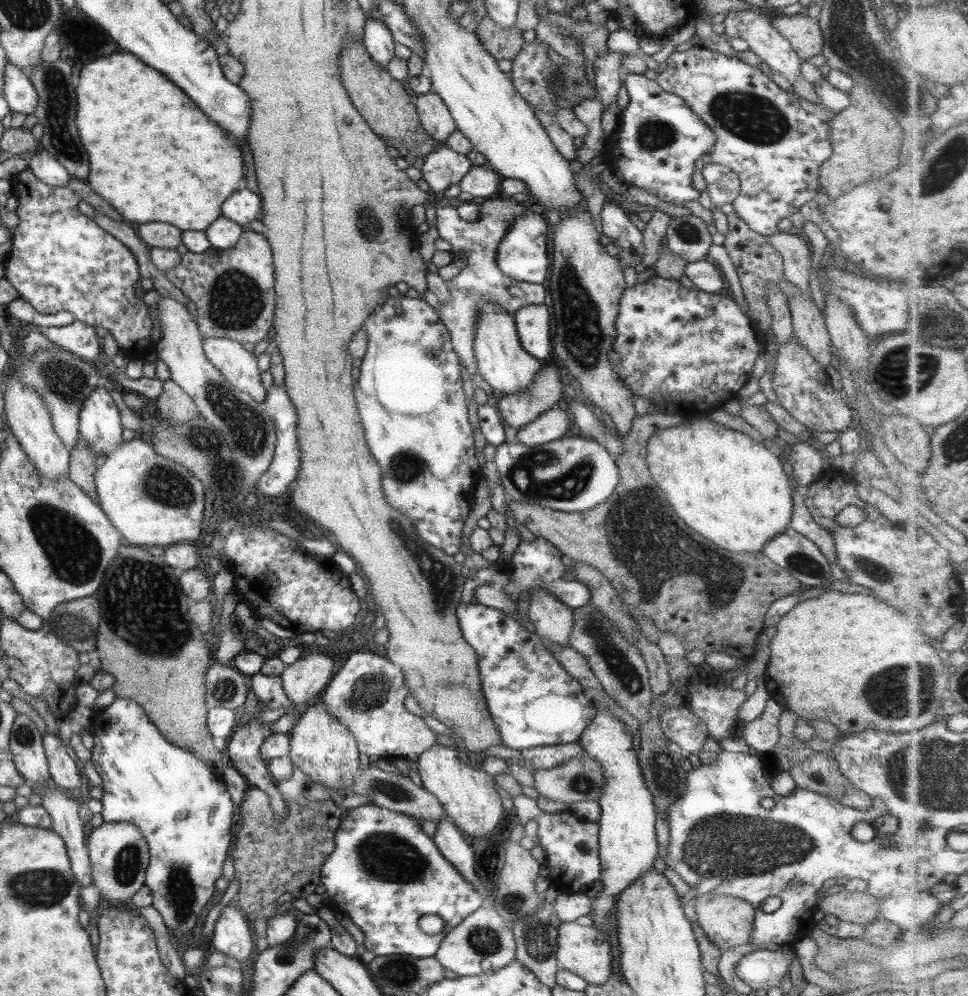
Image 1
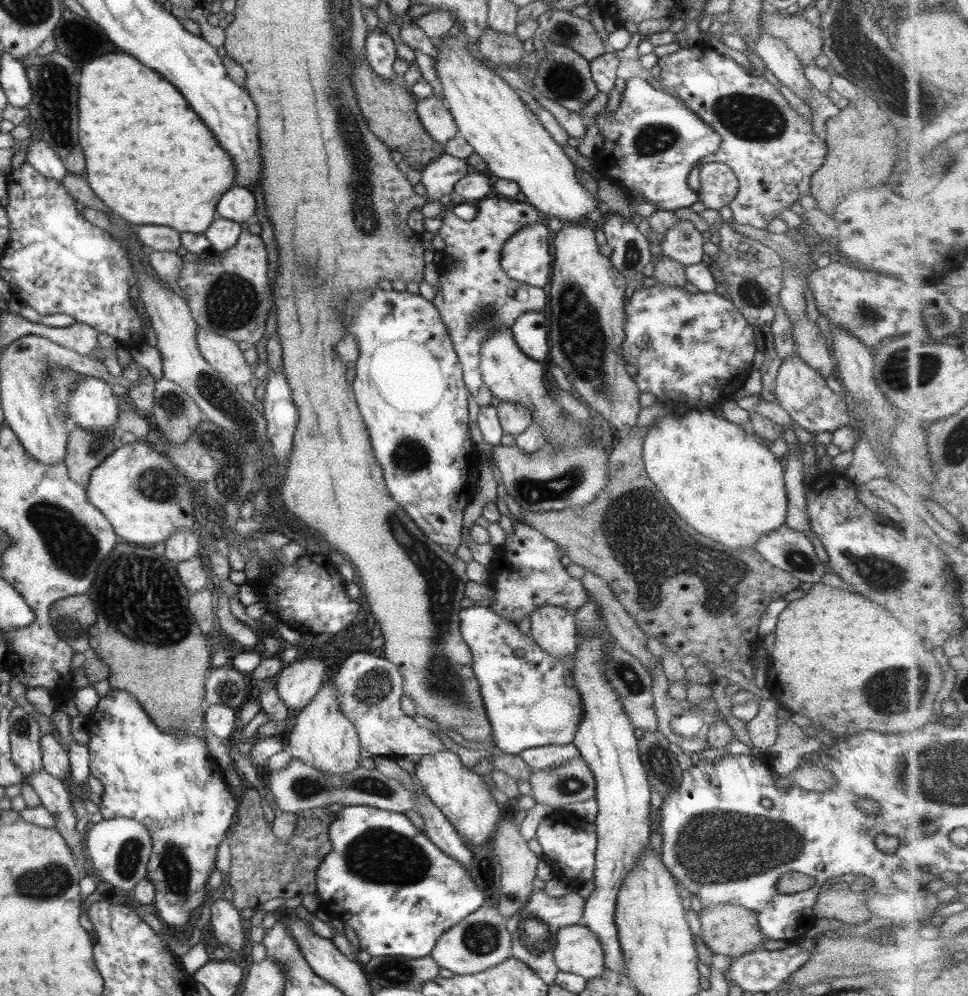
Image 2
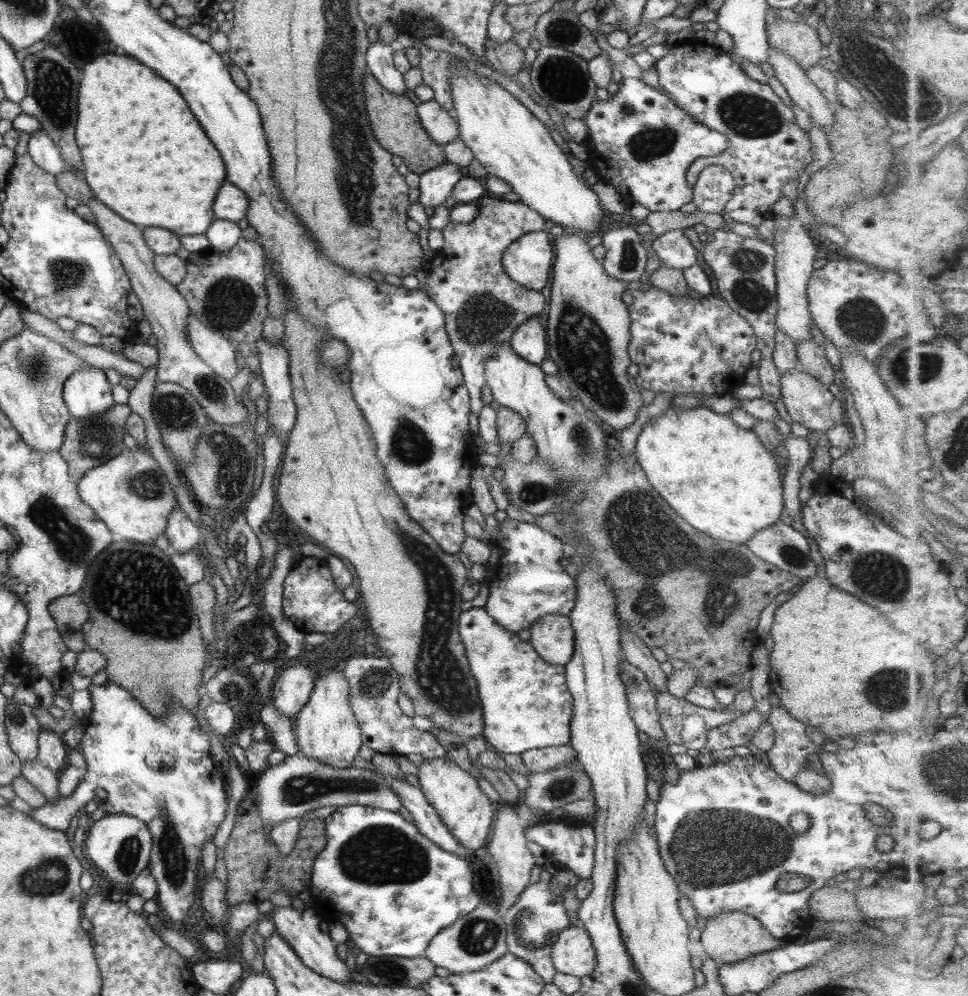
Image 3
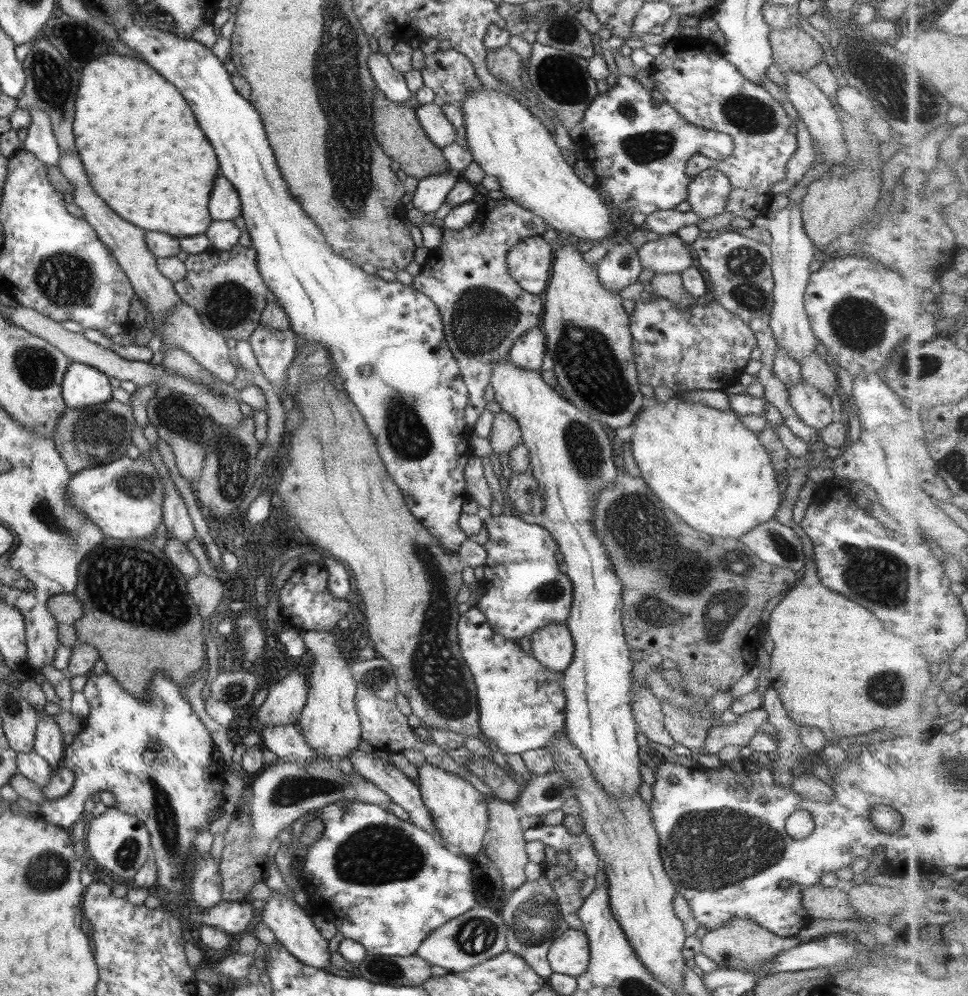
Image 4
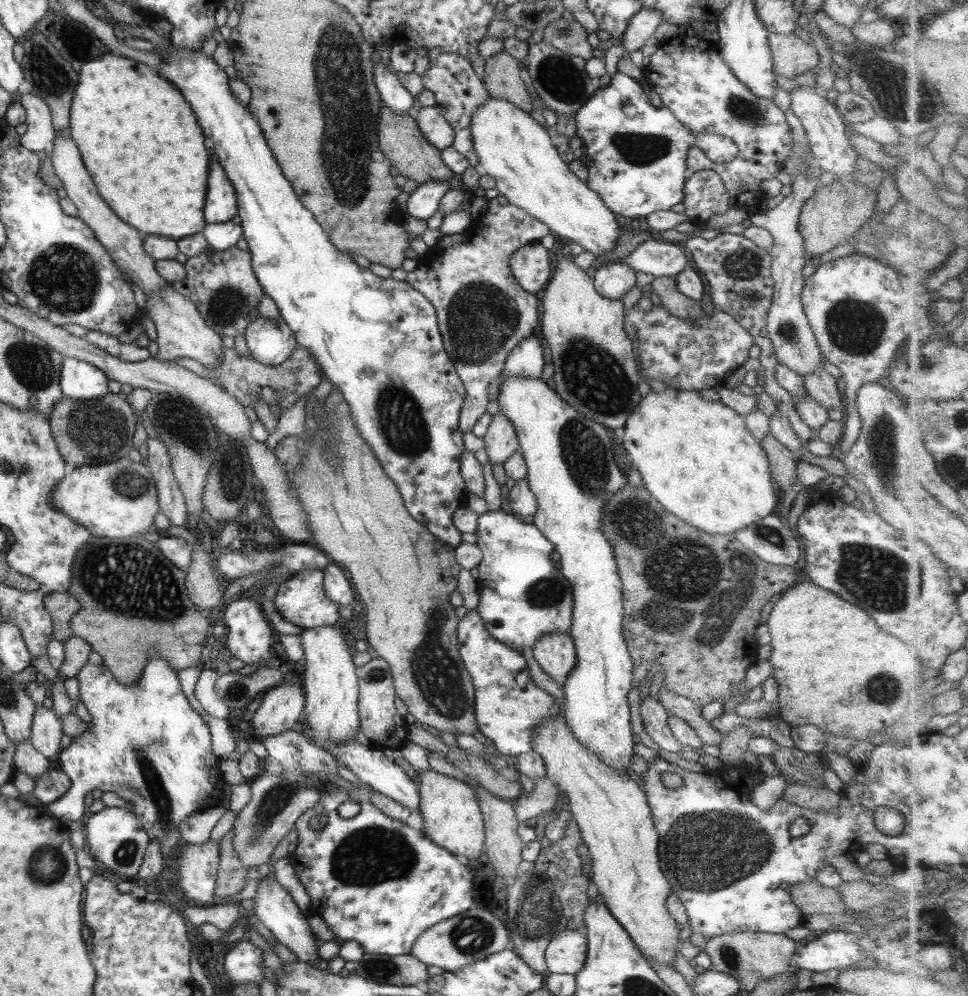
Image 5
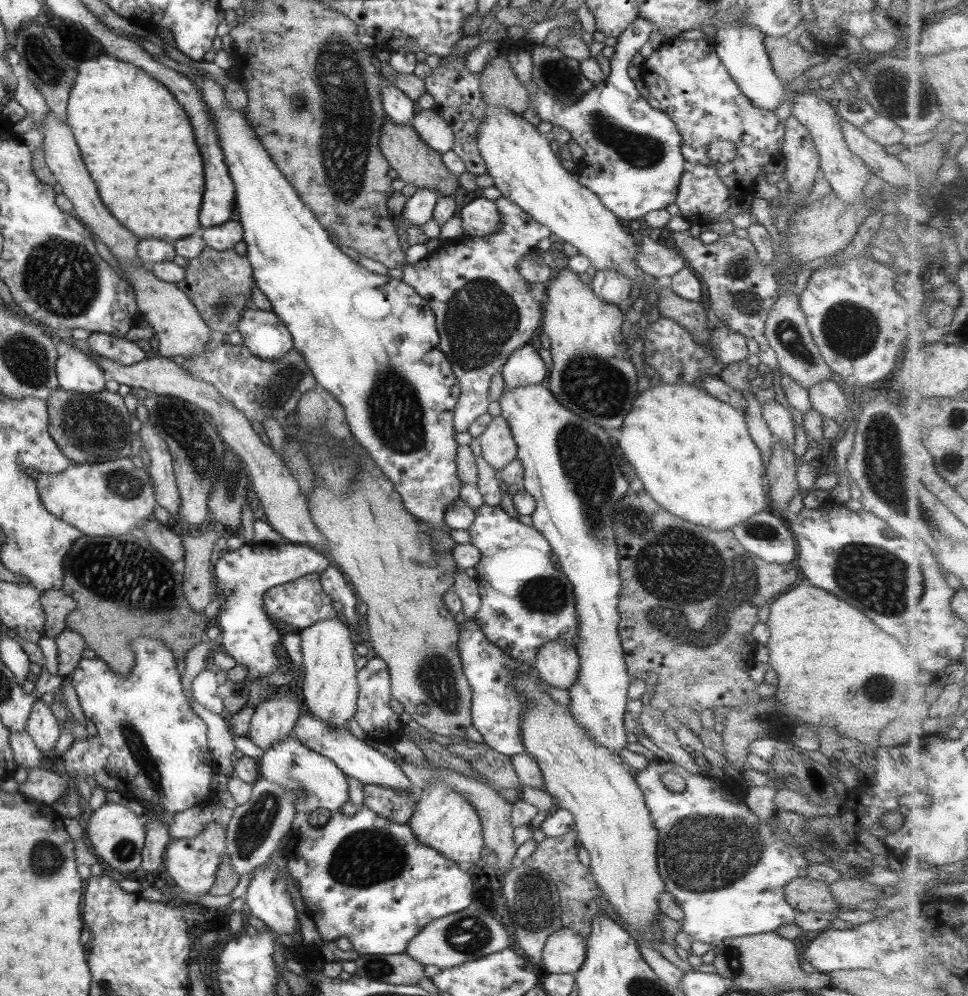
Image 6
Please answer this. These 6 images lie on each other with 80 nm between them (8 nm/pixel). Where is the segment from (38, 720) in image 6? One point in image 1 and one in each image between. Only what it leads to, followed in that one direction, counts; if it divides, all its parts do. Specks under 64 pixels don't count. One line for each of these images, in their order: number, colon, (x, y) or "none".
1: (62, 770)
2: (54, 759)
3: (51, 751)
4: (47, 743)
5: (46, 731)

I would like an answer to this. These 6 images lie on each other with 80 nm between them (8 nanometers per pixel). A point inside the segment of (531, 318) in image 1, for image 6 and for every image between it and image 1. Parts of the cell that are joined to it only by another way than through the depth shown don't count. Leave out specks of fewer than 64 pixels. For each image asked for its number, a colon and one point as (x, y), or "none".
2: (528, 331)
3: (528, 342)
4: (526, 352)
5: (526, 360)
6: (524, 366)

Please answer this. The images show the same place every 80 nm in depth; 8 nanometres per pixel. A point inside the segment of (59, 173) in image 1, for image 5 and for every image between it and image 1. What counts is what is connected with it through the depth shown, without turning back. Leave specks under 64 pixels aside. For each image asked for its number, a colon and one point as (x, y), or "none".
2: (43, 160)
3: (40, 149)
4: (40, 142)
5: (38, 138)

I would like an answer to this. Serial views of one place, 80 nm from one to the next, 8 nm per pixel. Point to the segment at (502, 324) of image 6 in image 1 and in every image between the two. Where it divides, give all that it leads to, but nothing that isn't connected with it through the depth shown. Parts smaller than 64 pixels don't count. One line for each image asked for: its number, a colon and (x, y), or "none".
1: (479, 278)
2: (475, 297)
3: (482, 307)
4: (483, 311)
5: (481, 311)

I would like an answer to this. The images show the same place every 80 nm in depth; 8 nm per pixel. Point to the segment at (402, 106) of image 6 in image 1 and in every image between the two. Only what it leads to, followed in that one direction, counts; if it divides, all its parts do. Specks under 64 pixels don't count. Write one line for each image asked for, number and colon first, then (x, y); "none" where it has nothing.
1: (377, 40)
2: (380, 53)
3: (378, 59)
4: (390, 83)
5: (391, 93)

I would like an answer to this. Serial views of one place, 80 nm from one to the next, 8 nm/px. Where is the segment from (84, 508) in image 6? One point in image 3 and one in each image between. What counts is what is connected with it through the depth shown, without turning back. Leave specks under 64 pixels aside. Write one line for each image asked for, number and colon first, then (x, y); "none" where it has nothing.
3: (129, 493)
4: (123, 499)
5: (115, 500)

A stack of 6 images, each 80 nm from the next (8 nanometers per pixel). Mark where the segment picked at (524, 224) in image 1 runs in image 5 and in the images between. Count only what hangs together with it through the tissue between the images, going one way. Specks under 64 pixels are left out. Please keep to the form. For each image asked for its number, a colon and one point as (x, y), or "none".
2: (524, 258)
3: (527, 260)
4: (528, 263)
5: (529, 265)

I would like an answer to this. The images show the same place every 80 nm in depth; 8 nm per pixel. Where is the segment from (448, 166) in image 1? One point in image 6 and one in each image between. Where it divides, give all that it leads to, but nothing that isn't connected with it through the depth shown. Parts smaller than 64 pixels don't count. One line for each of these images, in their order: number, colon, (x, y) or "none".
2: (439, 177)
3: (436, 185)
4: (430, 193)
5: (421, 204)
6: (417, 210)

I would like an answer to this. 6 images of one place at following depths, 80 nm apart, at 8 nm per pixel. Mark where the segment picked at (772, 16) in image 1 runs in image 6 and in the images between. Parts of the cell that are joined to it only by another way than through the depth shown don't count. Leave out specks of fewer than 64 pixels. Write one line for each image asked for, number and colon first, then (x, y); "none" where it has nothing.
2: (802, 37)
3: (798, 41)
4: (795, 50)
5: (790, 56)
6: (788, 60)

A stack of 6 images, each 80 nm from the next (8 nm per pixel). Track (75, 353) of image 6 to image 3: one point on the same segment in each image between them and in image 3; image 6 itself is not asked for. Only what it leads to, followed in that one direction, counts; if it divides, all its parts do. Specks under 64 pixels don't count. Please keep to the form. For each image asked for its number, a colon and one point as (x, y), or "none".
3: (86, 392)
4: (82, 385)
5: (79, 380)

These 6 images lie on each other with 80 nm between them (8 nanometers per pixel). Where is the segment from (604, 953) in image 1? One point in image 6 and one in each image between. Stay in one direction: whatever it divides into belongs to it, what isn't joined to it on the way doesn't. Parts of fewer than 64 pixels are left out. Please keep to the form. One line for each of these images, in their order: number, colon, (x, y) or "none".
2: (576, 950)
3: (572, 953)
4: (568, 954)
5: (565, 953)
6: (563, 951)

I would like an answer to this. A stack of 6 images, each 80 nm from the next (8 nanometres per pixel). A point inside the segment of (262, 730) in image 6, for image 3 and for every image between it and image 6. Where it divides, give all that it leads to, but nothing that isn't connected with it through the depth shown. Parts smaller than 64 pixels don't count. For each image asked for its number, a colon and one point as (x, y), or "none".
3: (290, 691)
4: (285, 698)
5: (280, 709)

